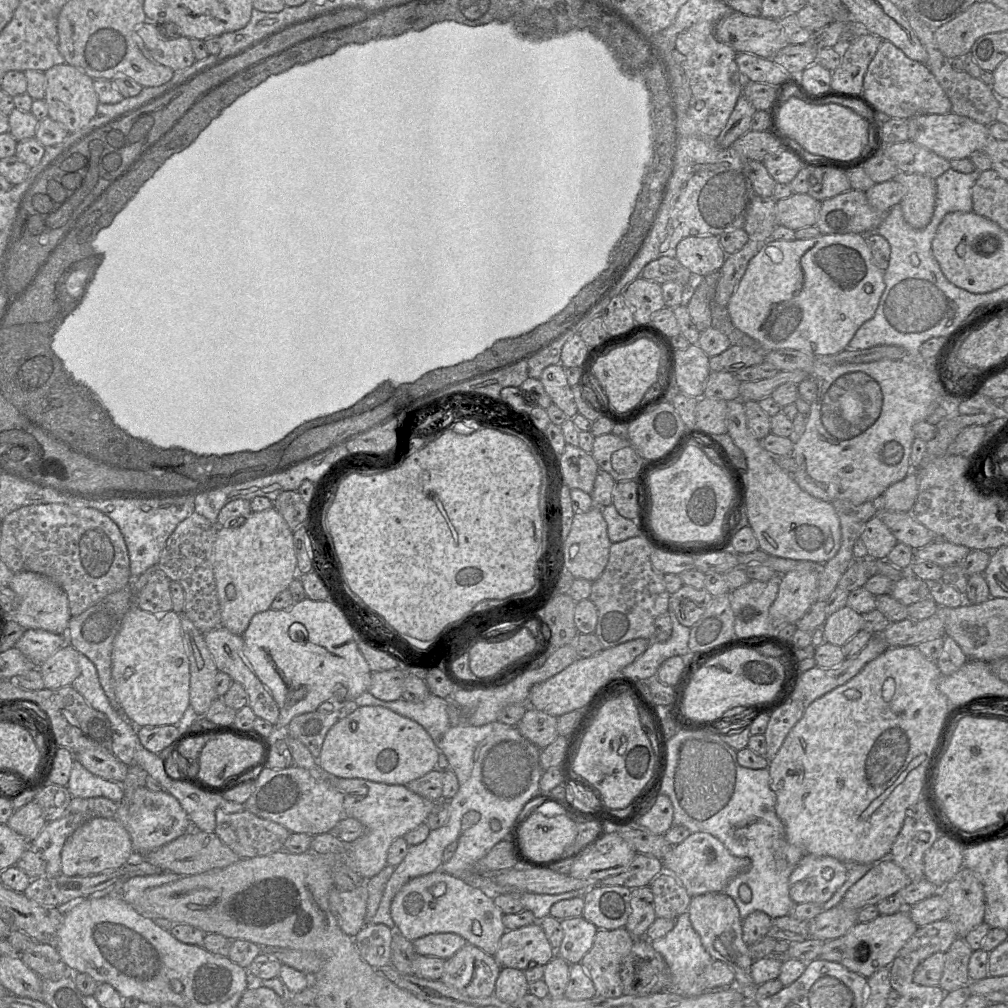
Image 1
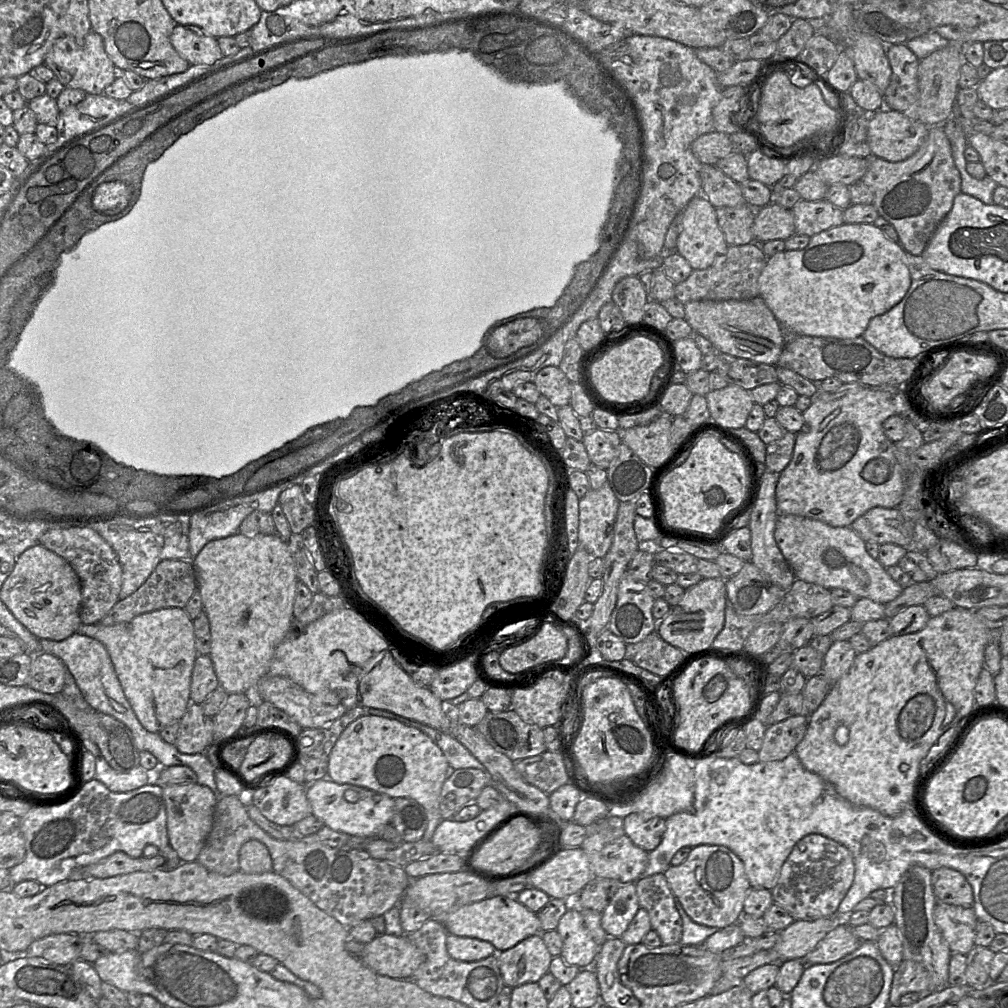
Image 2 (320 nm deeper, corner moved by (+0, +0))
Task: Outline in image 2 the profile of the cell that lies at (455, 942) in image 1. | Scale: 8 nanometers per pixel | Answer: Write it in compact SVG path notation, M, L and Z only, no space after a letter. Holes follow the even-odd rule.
M448 934L446 948L453 959L464 962L479 961L498 954L496 948L487 941L454 934Z

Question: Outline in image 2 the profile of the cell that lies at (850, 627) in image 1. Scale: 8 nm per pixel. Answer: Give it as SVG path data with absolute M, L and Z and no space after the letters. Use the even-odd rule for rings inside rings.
M835 641L823 656L821 674L829 681L830 685L844 676L852 666L856 652L849 641Z

